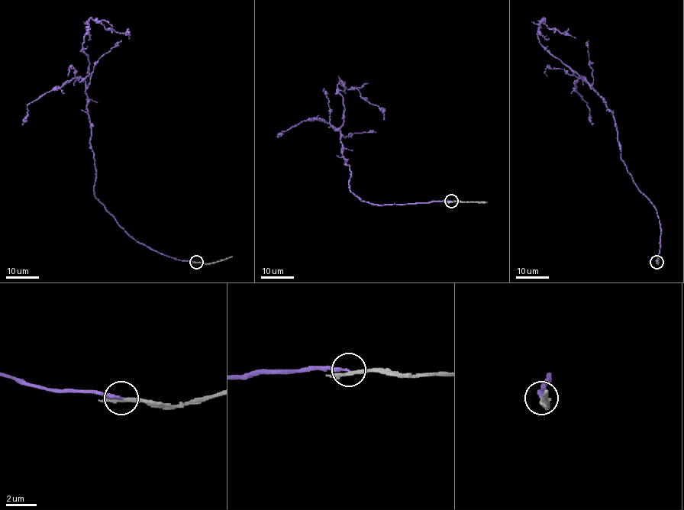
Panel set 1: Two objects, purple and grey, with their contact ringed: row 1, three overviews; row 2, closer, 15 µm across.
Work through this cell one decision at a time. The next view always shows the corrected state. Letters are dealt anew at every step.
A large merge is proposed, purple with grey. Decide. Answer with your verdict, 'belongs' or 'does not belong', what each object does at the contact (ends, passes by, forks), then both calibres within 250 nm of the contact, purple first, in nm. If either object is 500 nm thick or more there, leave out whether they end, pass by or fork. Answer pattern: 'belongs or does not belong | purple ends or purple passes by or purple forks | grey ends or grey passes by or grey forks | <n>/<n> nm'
does not belong | purple ends | grey passes by | 200/240 nm

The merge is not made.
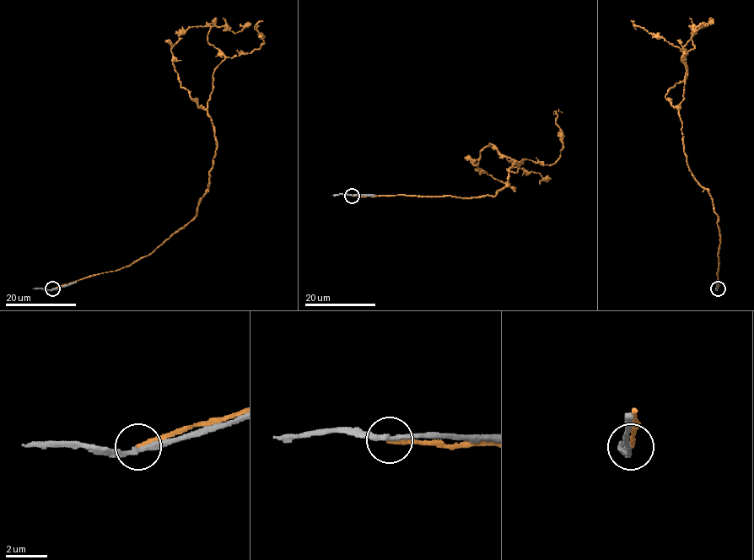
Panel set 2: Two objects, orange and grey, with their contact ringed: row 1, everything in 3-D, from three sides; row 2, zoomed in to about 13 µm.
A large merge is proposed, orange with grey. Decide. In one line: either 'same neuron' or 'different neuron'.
different neuron

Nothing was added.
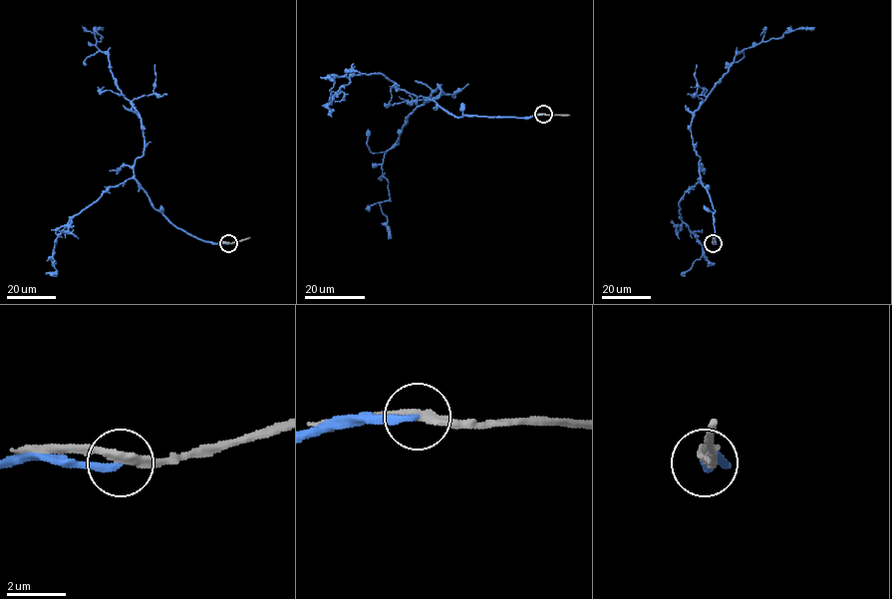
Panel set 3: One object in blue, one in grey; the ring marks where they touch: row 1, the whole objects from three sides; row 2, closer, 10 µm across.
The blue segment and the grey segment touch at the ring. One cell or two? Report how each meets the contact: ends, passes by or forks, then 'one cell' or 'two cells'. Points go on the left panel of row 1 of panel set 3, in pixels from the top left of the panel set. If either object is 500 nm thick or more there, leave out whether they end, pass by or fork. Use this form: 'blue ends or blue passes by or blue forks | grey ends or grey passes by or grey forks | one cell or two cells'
blue ends | grey passes by | two cells

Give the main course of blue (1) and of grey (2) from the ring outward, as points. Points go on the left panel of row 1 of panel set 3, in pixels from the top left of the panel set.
1: (228, 243), (175, 227), (135, 177), (143, 126), (109, 56), (96, 46), (101, 27)
2: (228, 243), (249, 237)

